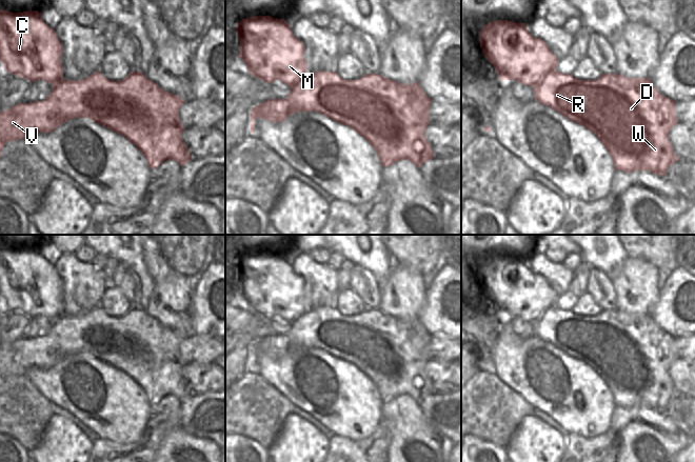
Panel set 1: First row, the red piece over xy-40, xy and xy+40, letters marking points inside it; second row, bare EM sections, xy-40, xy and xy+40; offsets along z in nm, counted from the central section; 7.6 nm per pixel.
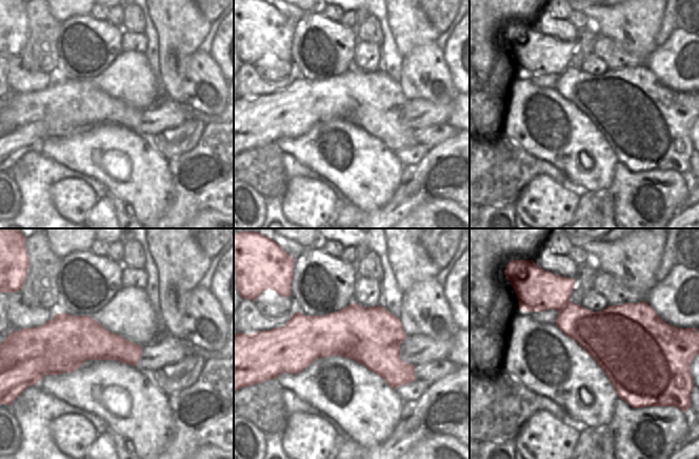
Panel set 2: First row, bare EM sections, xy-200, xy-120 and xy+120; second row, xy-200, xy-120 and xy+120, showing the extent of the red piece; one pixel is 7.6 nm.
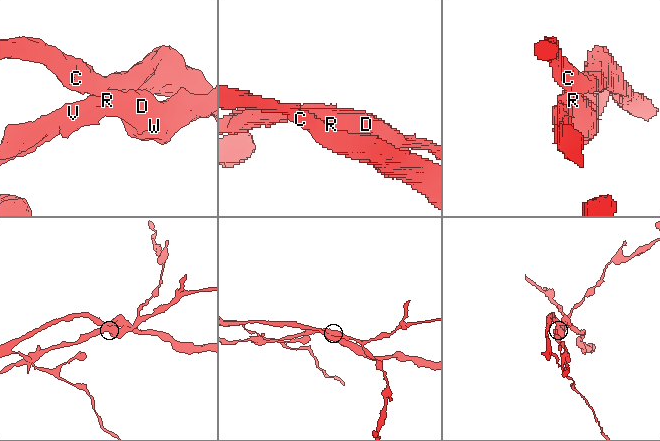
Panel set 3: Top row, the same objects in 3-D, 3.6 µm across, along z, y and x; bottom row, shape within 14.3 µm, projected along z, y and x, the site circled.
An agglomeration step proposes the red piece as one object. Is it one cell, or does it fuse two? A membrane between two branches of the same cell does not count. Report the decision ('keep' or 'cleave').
cleave

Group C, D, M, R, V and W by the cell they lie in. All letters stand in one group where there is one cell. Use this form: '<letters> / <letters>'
C M / D R V W

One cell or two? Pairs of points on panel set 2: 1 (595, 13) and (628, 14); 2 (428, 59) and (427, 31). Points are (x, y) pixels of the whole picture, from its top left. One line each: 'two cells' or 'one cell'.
1: one cell
2: two cells

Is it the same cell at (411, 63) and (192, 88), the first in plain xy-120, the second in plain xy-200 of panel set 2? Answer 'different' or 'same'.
same

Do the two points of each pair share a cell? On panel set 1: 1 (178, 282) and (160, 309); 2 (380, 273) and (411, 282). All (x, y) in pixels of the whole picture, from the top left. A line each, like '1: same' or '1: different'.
1: same
2: different

